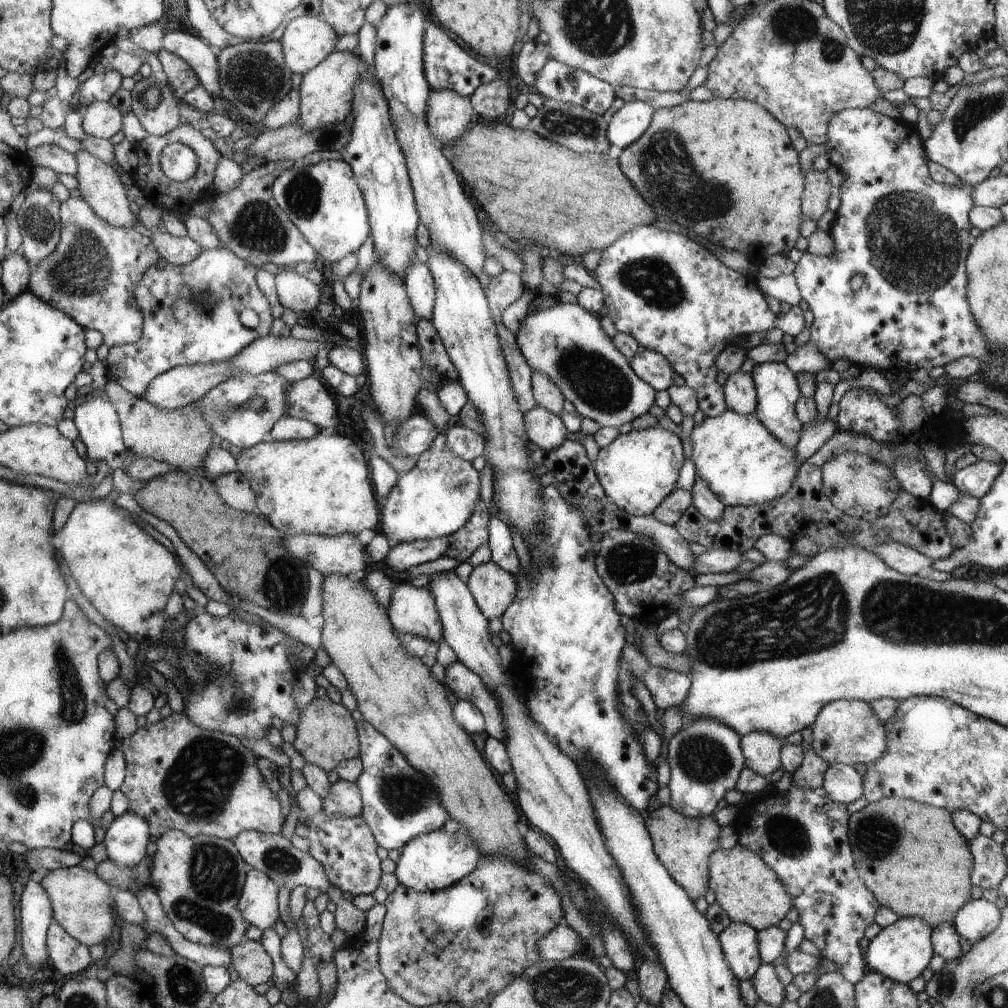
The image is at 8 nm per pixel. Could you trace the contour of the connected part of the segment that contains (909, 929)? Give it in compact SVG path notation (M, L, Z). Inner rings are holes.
M898 917L898 920L883 928L867 947L867 963L870 971L881 972L892 980L908 984L930 964L932 950L932 934L934 928L920 917Z

